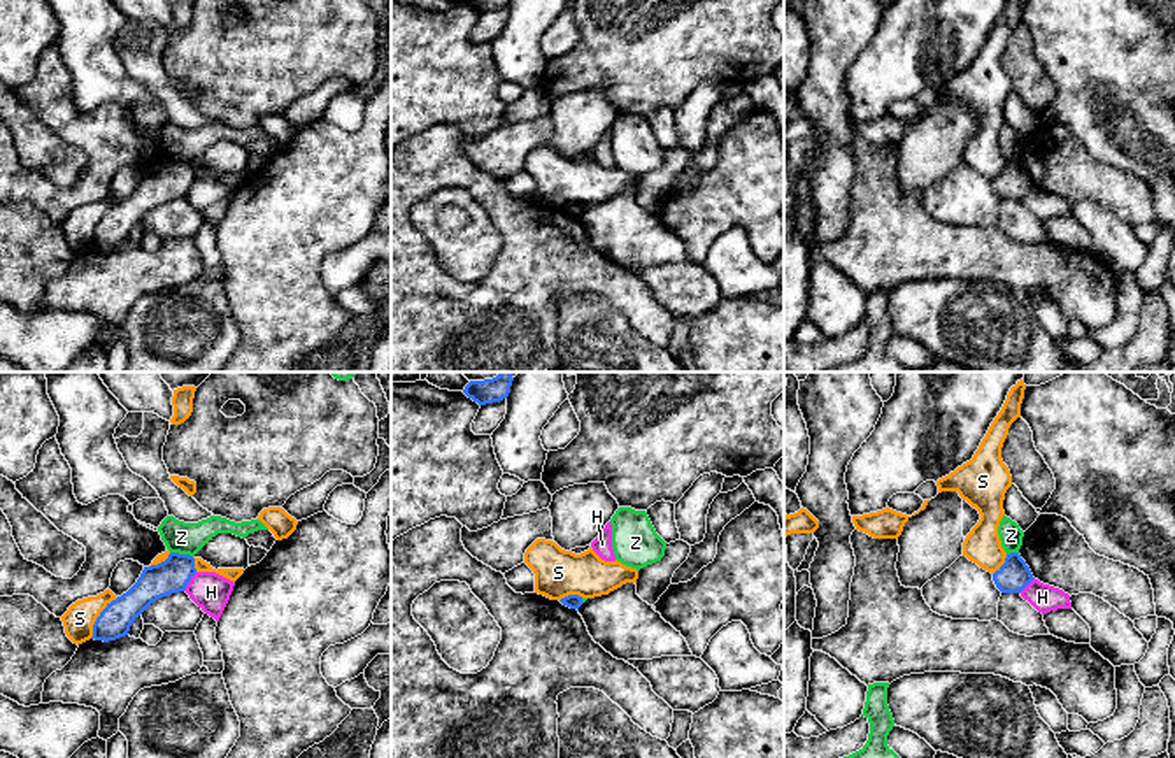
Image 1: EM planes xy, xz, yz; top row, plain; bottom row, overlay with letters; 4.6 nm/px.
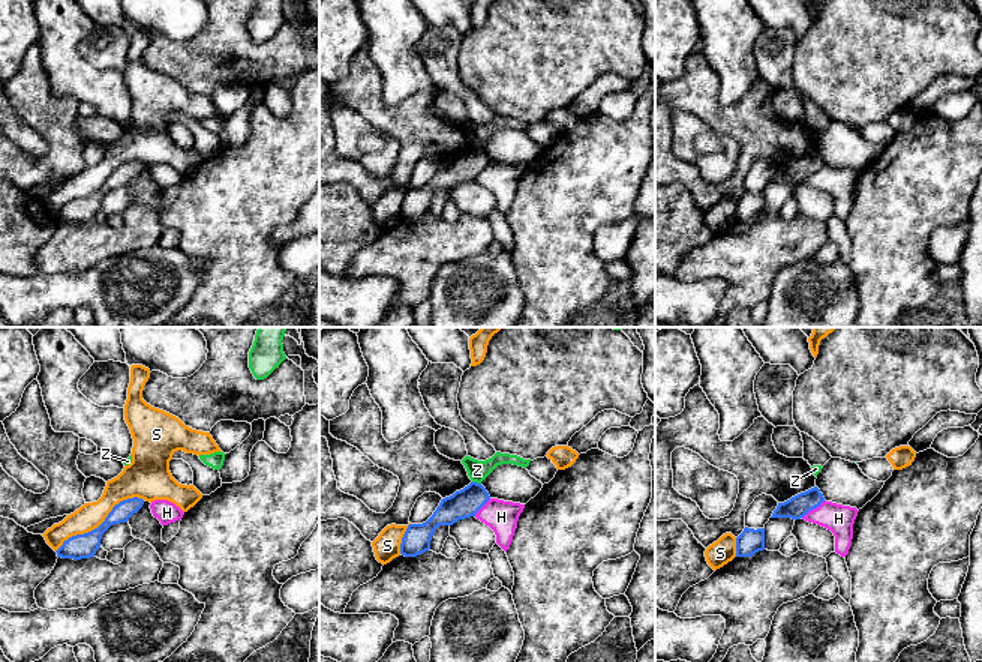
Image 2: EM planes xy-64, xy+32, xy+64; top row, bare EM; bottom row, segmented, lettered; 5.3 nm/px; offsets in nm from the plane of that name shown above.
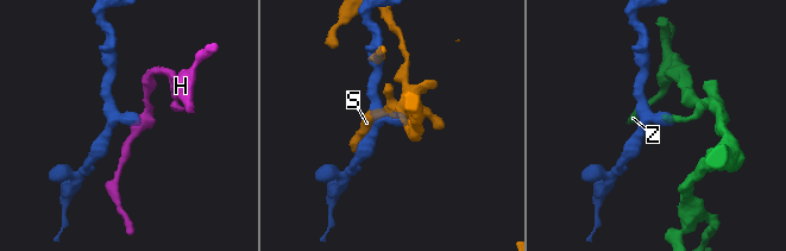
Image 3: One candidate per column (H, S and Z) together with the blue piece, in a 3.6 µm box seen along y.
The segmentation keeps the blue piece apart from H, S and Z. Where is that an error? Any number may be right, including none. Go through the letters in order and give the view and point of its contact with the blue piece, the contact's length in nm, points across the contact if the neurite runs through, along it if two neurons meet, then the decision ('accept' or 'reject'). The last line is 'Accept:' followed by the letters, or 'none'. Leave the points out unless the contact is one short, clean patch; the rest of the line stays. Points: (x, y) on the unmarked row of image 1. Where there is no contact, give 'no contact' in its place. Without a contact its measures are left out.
H: contact xy (190, 186); length 110 nm; border xy (197, 179), (183, 197); reject
S: contact xy (99, 223); length 240 nm; reject
Z: contact xy (181, 162); length 110 nm; border xy (170, 158), (192, 164); reject
Accept: none

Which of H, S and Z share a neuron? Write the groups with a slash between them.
H / S / Z

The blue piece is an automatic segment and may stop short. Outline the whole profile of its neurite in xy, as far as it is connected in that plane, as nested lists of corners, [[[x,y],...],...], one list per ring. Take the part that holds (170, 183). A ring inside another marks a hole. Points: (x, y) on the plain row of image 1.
[[[170,160],[158,172],[144,174],[137,190],[100,219],[91,246],[109,249],[128,242],[132,230],[153,209],[184,198],[195,181],[195,165],[179,160]]]

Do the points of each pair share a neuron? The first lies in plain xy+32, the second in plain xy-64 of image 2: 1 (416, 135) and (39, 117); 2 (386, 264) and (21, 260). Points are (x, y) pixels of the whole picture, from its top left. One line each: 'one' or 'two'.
1: one
2: two

